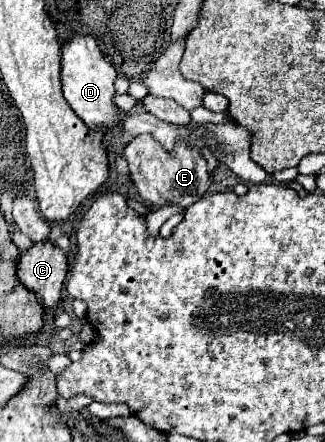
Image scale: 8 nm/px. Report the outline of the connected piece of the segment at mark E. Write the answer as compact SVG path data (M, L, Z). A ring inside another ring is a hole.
M141 135L125 147L123 155L129 163L133 185L137 187L141 199L151 207L179 205L185 209L199 201L211 185L207 161L197 149L185 147L185 143L179 143L171 153L167 153L155 139L149 139L149 135Z

